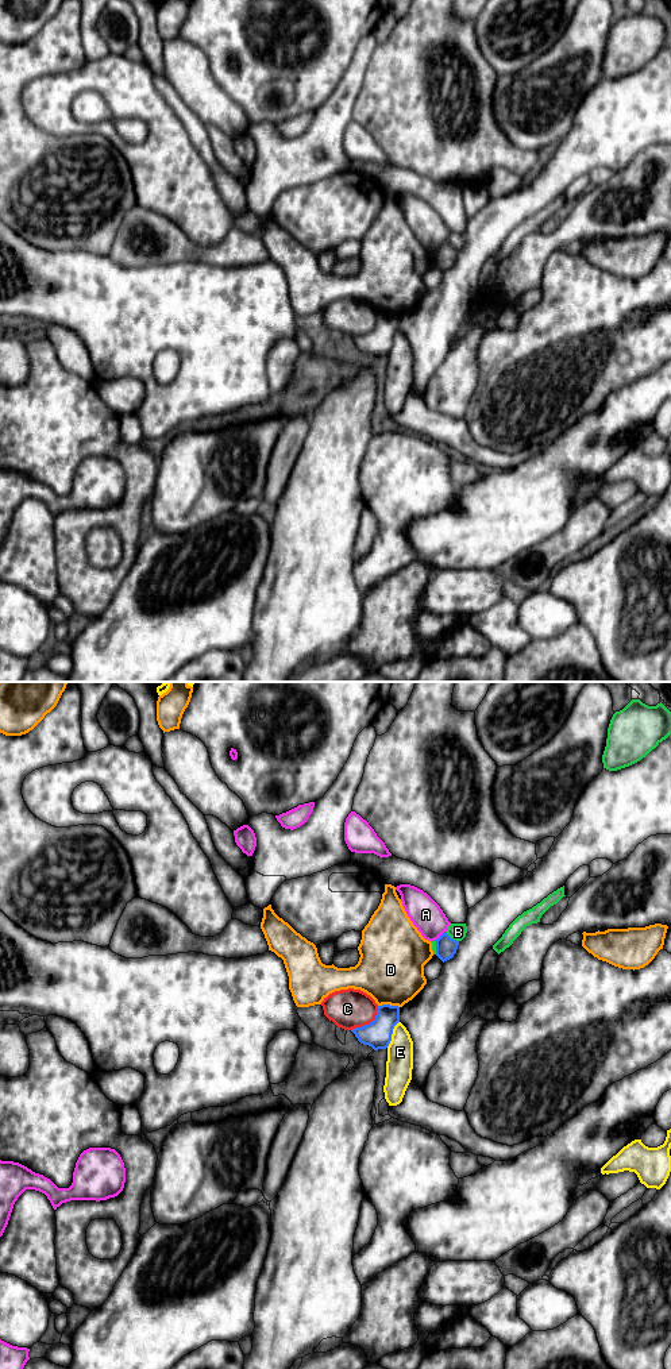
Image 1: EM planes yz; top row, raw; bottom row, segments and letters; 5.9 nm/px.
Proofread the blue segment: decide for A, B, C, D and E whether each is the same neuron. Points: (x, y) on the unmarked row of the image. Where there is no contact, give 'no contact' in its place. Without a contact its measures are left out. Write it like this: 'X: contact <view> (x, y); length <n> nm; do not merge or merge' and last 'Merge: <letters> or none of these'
A: contact yz (440, 245); length 90 nm; do not merge
B: contact yz (450, 246); length 110 nm; do not merge
C: contact yz (370, 331); length 220 nm; do not merge
D: contact yz (389, 313); length 130 nm; do not merge
E: contact yz (392, 342); length 180 nm; do not merge
Merge: none of these

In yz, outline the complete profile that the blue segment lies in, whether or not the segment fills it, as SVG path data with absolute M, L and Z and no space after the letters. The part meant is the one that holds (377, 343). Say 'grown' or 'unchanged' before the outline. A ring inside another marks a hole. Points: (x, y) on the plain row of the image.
unchanged | M382 313L378 315L375 328L362 336L351 340L363 354L371 355L374 359L386 358L392 350L394 335L400 331L400 316Z

